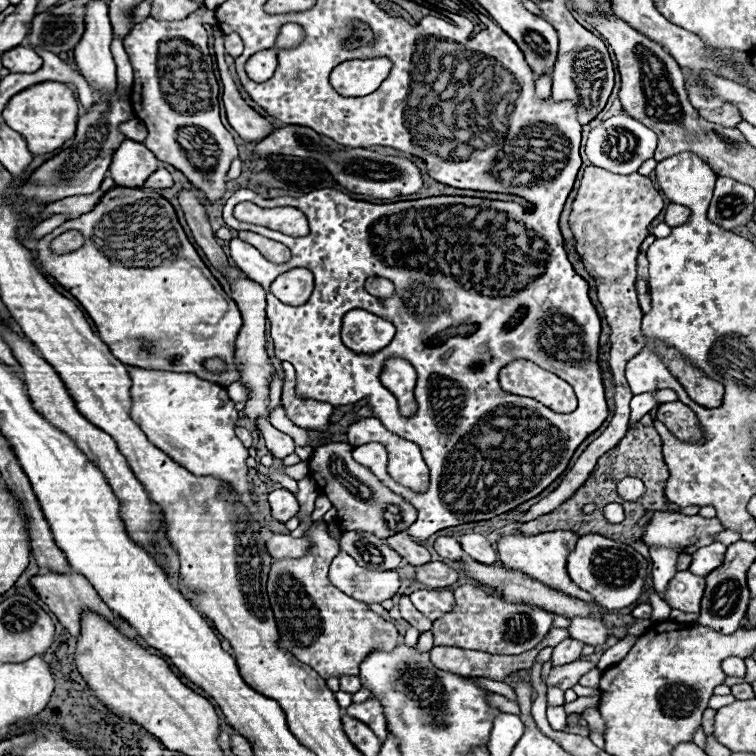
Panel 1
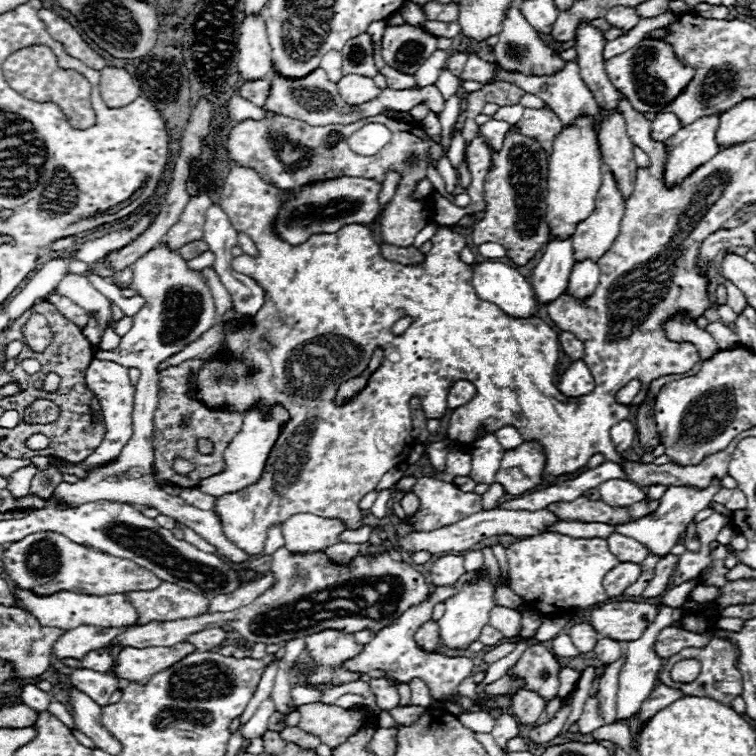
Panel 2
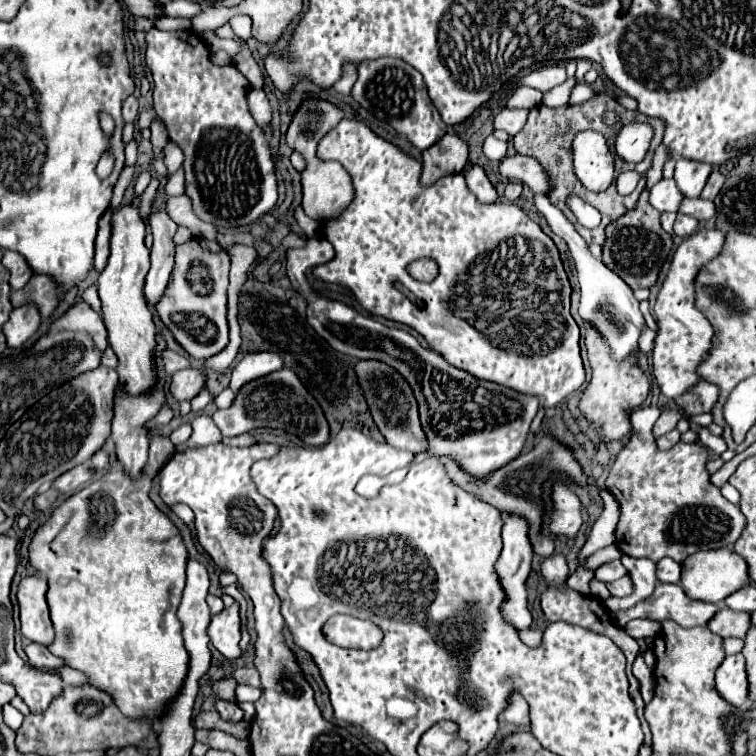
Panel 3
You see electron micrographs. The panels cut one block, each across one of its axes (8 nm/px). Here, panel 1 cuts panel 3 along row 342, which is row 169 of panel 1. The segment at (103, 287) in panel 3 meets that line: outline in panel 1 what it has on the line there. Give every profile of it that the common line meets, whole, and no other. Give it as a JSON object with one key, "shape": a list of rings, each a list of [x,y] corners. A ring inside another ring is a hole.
{"shape":[[[124,140],[114,152],[110,174],[118,186],[140,188],[146,182],[150,172],[158,170],[156,156],[142,144],[134,140]]]}

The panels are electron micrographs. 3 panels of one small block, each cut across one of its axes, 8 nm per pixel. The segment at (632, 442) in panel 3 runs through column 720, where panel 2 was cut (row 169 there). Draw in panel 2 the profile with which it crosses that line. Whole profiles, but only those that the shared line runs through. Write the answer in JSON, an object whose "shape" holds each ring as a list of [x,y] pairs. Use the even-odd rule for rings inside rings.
{"shape":[[[508,134],[500,152],[492,152],[494,170],[486,174],[484,200],[486,210],[480,222],[472,228],[472,242],[498,242],[506,248],[506,256],[524,266],[534,258],[534,254],[548,242],[546,224],[546,178],[548,178],[548,158],[546,152],[530,138],[522,134]]]}

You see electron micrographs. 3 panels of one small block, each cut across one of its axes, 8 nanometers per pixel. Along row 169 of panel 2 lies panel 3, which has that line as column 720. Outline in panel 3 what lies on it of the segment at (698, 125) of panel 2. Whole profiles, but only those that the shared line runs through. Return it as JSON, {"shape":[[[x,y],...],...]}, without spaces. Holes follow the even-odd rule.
{"shape":[[[742,654],[726,656],[720,668],[716,670],[716,690],[718,694],[730,702],[732,706],[740,708],[746,704],[746,670]]]}

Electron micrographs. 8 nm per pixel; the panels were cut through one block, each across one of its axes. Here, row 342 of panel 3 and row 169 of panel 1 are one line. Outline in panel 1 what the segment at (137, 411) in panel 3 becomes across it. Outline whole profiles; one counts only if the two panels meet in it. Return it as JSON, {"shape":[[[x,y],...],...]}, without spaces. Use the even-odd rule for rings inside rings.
{"shape":[[[158,168],[154,174],[148,176],[148,180],[144,182],[146,188],[168,188],[172,186],[172,176],[168,174],[168,170],[164,168]]]}

